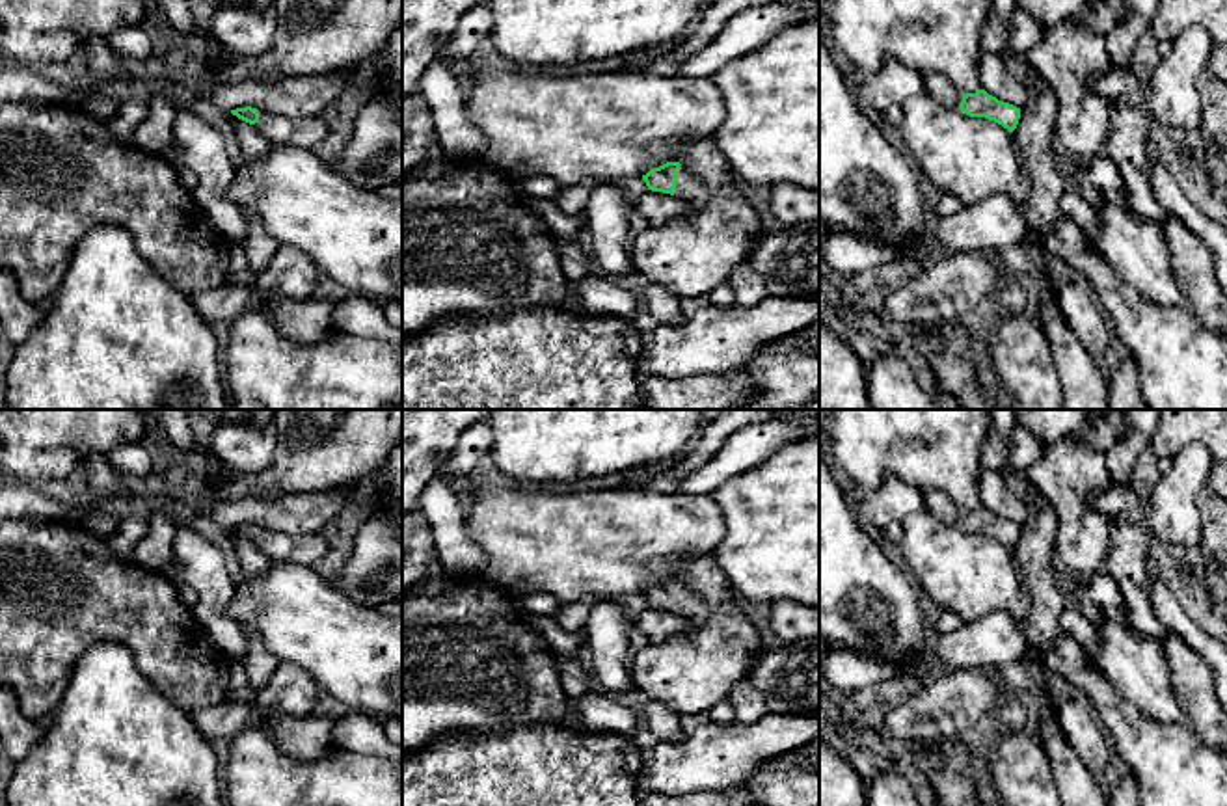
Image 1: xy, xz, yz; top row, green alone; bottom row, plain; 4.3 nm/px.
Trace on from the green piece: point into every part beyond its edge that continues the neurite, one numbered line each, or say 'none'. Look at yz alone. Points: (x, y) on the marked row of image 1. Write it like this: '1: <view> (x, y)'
1: yz (937, 86)

